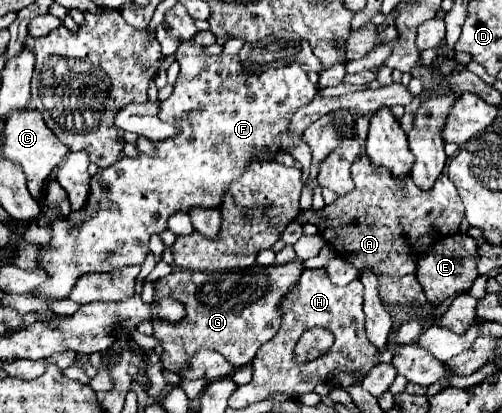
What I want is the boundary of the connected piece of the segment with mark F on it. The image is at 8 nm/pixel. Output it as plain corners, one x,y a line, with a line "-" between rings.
182,42
176,50
176,62
180,64
180,76
174,84
174,90
172,94
160,102
160,118
164,118
164,122
176,126
178,134
172,136
172,138
166,138
166,140
160,140
160,142
154,142
154,148
156,152
154,154
140,154
136,158
120,158
116,164
96,172
92,176
92,182
90,182
90,196
84,204
84,208
72,212
68,218
58,218
56,222
52,222
52,240
46,244
46,246
40,246
40,256
38,256
38,264
40,268
48,274
48,280
38,286
32,294
38,296
38,298
48,298
48,300
66,300
68,294
72,292
74,284
78,282
80,276
84,274
90,274
90,272
108,272
108,270
114,270
114,268
122,268
122,266
136,266
136,264
142,264
146,260
146,256
150,254
150,248
148,248
148,242
150,242
150,236
152,234
160,234
162,230
168,228
168,218
176,212
190,212
194,206
202,206
202,208
220,208
220,202
222,202
222,196
226,194
230,182
234,182
236,178
240,178
240,174
244,172
244,168
254,162
254,160
268,160
262,156
264,150
268,150
270,154
278,152
280,150
280,134
284,134
288,130
288,120
290,116
312,102
314,94
316,94
316,86
308,80
306,72
298,66
298,64
292,64
292,66
282,66
282,68
268,68
268,70
260,70
260,72
248,72
244,70
238,54
208,54
204,52
204,48
196,42

